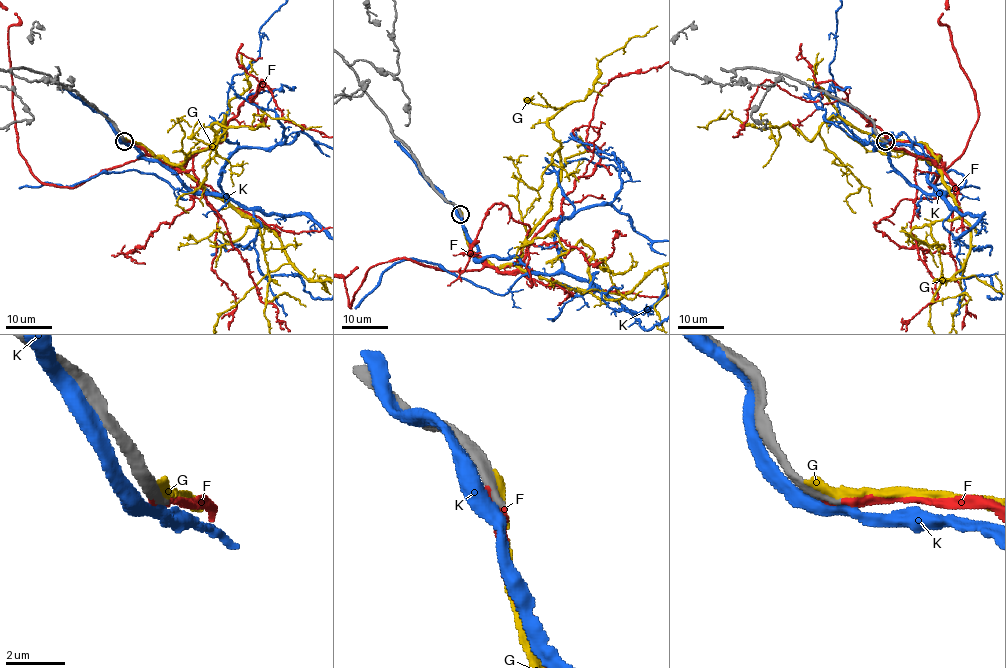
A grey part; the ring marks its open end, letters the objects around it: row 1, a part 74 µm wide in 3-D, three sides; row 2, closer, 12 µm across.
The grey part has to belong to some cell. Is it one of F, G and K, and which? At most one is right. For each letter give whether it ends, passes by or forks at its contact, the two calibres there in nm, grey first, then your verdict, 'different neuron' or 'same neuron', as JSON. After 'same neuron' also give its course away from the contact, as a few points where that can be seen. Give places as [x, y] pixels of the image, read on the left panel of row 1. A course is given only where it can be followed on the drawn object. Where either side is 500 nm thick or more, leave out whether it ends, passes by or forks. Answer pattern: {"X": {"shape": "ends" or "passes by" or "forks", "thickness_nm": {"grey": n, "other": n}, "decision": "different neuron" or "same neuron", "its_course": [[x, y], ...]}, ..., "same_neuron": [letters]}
{"F": {"shape": "ends", "thickness_nm": {"grey": 340, "other": 280}, "decision": "same neuron", "its_course": [[124, 141], [146, 153], [73, 188], [31, 172], [14, 118], [8, 30], [18, 17]]}, "G": {"shape": "ends", "thickness_nm": {"grey": 360, "other": 400}, "decision": "different neuron"}, "K": {"shape": "passes by", "thickness_nm": {"grey": 360, "other": 460}, "decision": "different neuron"}, "same_neuron": ["F"]}

